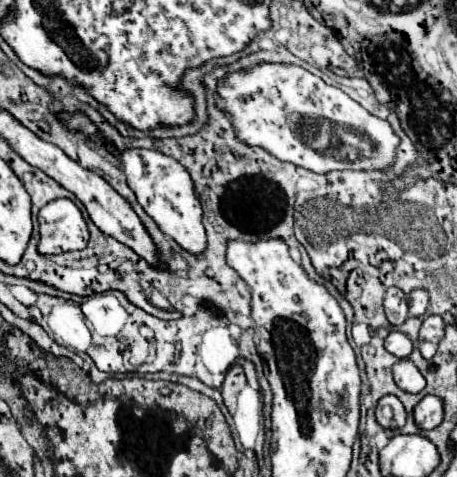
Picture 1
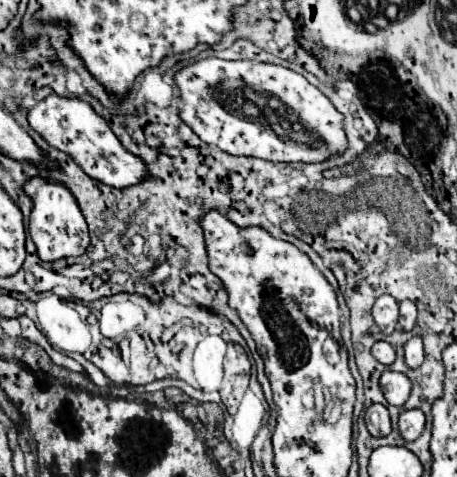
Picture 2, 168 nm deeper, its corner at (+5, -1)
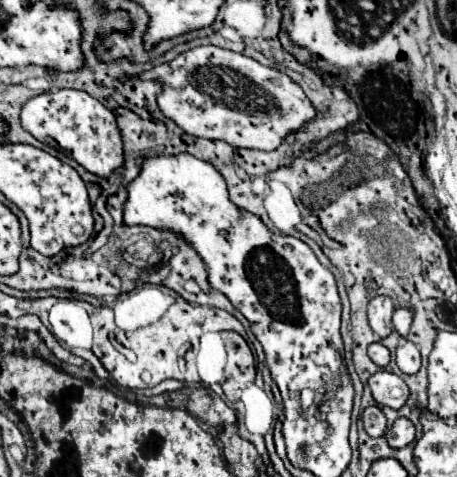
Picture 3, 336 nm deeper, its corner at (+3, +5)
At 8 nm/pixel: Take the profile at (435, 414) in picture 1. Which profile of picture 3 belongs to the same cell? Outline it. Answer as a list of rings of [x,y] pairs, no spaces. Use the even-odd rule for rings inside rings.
[[[400,417],[396,419],[396,423],[392,425],[390,429],[390,435],[388,435],[388,445],[392,449],[400,449],[400,447],[406,447],[414,441],[416,437],[416,431],[414,431],[414,425],[406,419],[406,417]]]

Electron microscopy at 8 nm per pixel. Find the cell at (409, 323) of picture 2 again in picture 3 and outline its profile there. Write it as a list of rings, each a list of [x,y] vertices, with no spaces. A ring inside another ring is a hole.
[[[396,309],[394,317],[392,317],[392,327],[398,335],[406,337],[410,331],[410,323],[412,323],[412,313],[408,309]]]

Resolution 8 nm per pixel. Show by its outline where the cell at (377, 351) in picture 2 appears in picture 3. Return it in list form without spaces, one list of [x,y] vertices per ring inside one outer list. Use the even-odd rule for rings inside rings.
[[[372,343],[368,347],[368,357],[378,365],[378,367],[386,367],[390,363],[390,351],[382,345],[382,343]]]

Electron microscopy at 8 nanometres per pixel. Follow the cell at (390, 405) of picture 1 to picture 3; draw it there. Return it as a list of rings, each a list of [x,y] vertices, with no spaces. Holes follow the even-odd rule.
[[[366,407],[362,413],[362,423],[370,437],[382,437],[386,431],[386,417],[378,407]]]

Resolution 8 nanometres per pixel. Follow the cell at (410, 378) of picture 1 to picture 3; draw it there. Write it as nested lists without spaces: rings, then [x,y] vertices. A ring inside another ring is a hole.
[[[378,371],[368,379],[368,387],[378,405],[400,409],[408,399],[408,385],[390,371]]]

